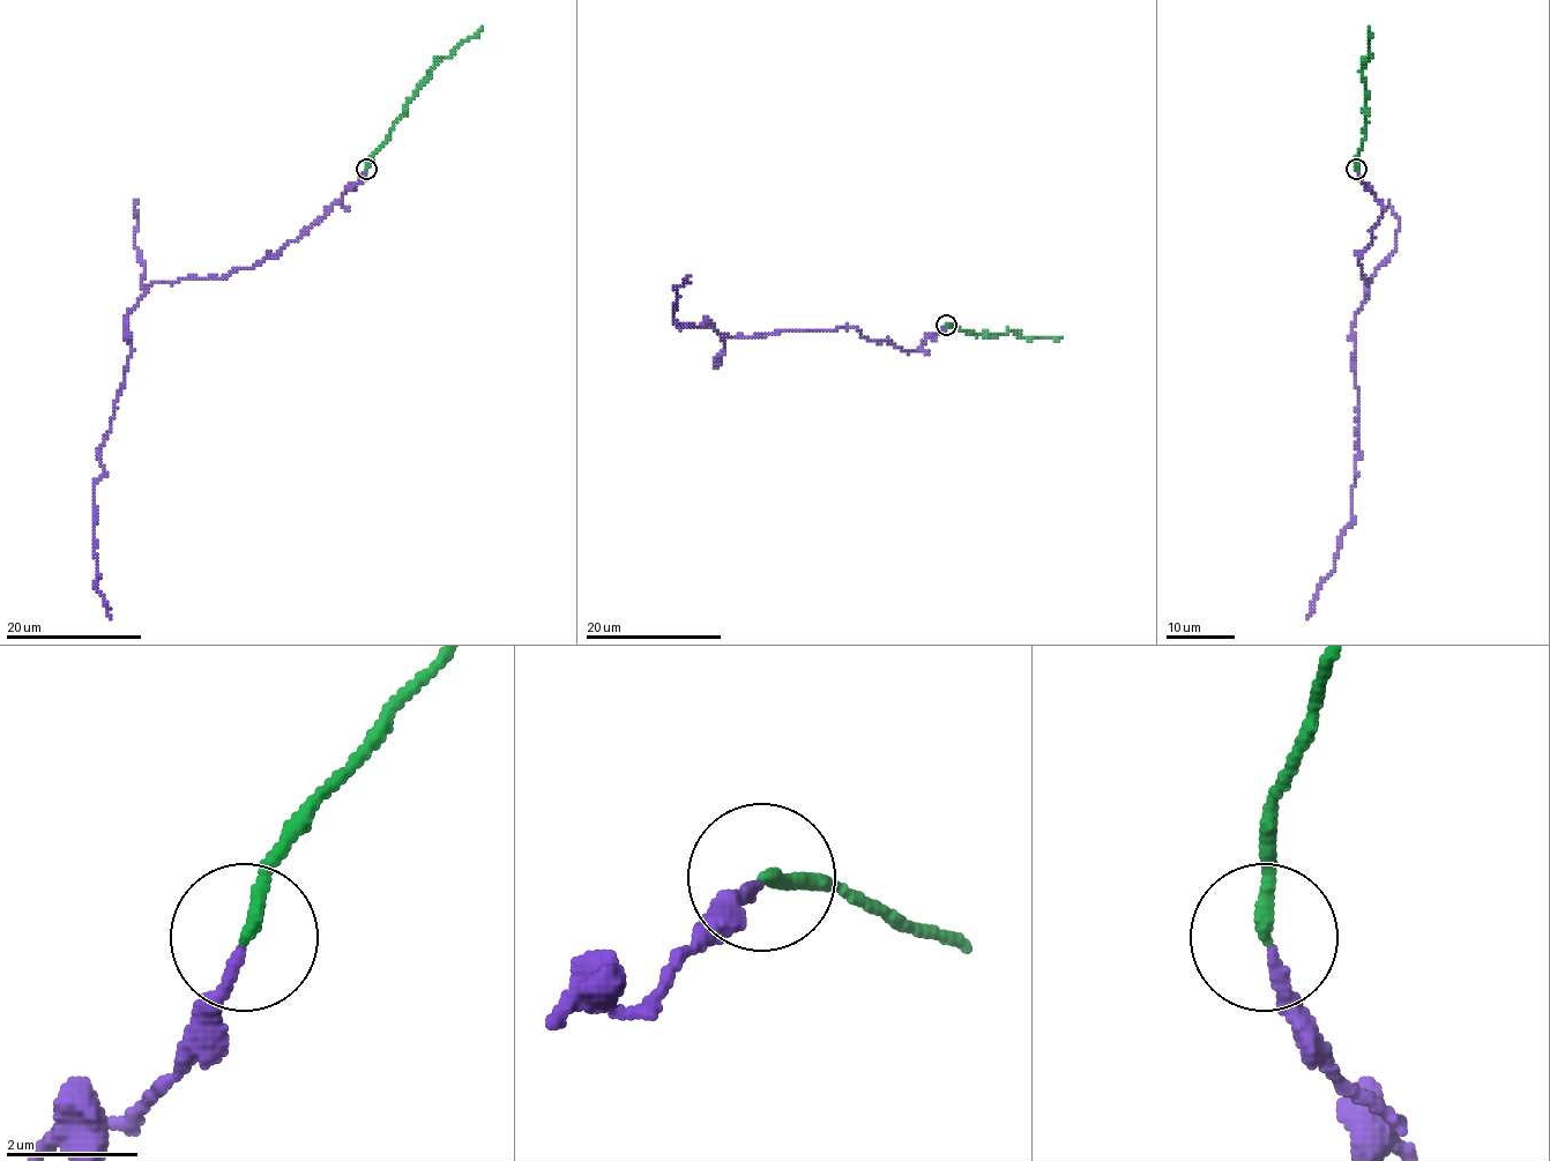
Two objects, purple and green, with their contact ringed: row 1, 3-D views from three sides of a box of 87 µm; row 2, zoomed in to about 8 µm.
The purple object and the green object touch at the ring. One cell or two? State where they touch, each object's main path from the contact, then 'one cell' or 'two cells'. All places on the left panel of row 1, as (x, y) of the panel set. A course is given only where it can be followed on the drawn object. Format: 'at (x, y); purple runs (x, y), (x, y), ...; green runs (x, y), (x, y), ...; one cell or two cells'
at (366, 169); purple runs (366, 169), (275, 255), (222, 277), (156, 281), (127, 313), (131, 356), (95, 485), (96, 589), (110, 618); green runs (366, 169), (370, 157), (387, 138), (427, 72), (483, 25); one cell

